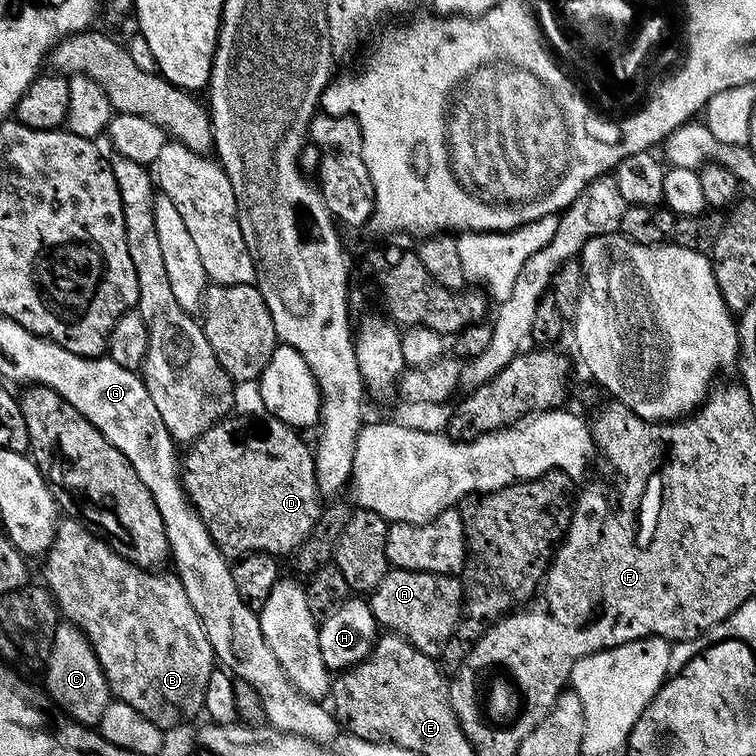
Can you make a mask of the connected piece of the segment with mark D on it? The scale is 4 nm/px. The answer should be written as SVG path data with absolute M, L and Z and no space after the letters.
M225 418L219 420L216 424L211 424L209 428L197 436L192 441L188 452L183 453L182 456L182 483L184 486L184 492L188 496L189 502L192 503L192 507L196 509L196 513L200 515L200 518L206 530L210 534L210 538L214 538L216 545L223 550L224 555L229 558L239 558L241 556L247 556L250 552L266 552L269 556L277 558L283 557L283 552L288 554L295 553L296 549L303 544L304 540L311 534L312 527L317 518L319 518L322 511L322 497L318 486L316 485L316 457L313 449L303 440L301 433L297 429L293 428L290 424L284 424L275 418L264 418L260 424L260 432L256 428L248 428L248 424L244 420L232 420L233 418Z

